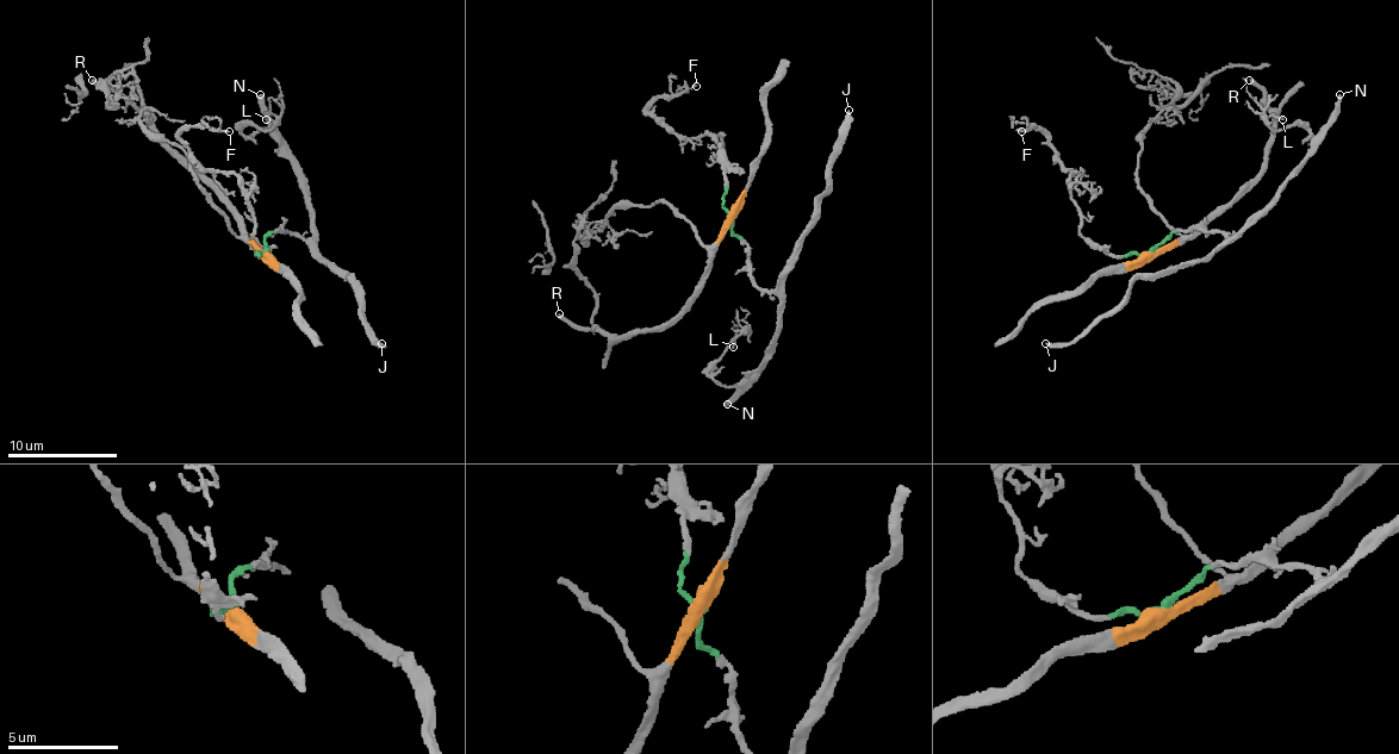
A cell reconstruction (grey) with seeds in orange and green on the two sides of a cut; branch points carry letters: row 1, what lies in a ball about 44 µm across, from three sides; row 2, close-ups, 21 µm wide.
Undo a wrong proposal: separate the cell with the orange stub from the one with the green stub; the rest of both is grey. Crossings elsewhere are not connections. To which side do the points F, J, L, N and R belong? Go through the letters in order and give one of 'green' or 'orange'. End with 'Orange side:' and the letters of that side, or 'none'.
F: green
J: green
L: green
N: green
R: orange
Orange side: R

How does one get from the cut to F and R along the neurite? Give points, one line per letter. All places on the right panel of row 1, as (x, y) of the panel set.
F: (1151, 253), (1105, 255), (1080, 234), (1080, 211), (1069, 184), (1073, 173), (1048, 135), (1034, 126), (1020, 132)
R: (1151, 253), (1162, 253), (1198, 234), (1258, 175), (1272, 137), (1272, 113), (1266, 97), (1250, 80)

